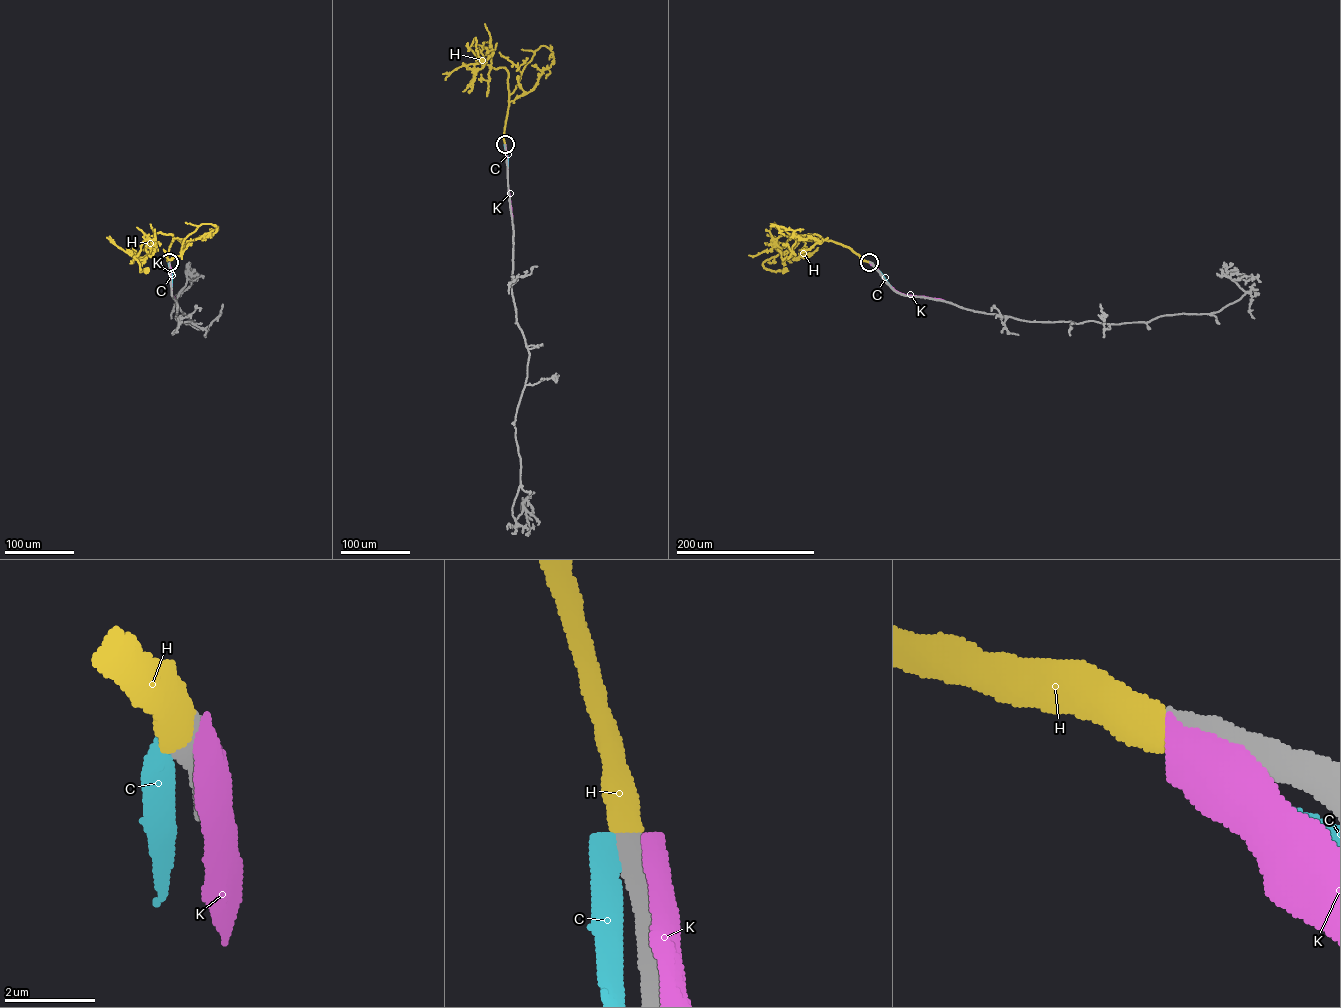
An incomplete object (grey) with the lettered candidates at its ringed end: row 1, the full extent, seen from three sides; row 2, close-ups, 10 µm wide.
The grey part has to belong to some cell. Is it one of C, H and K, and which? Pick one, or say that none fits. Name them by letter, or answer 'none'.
H

